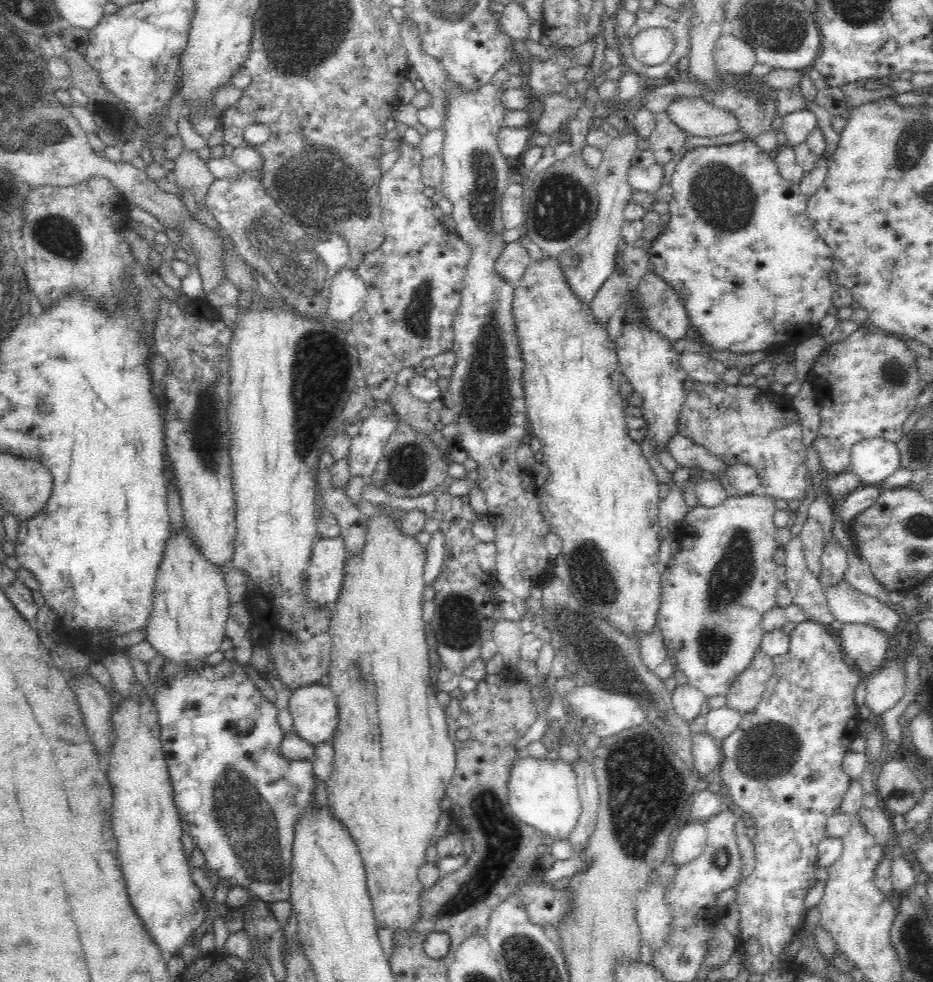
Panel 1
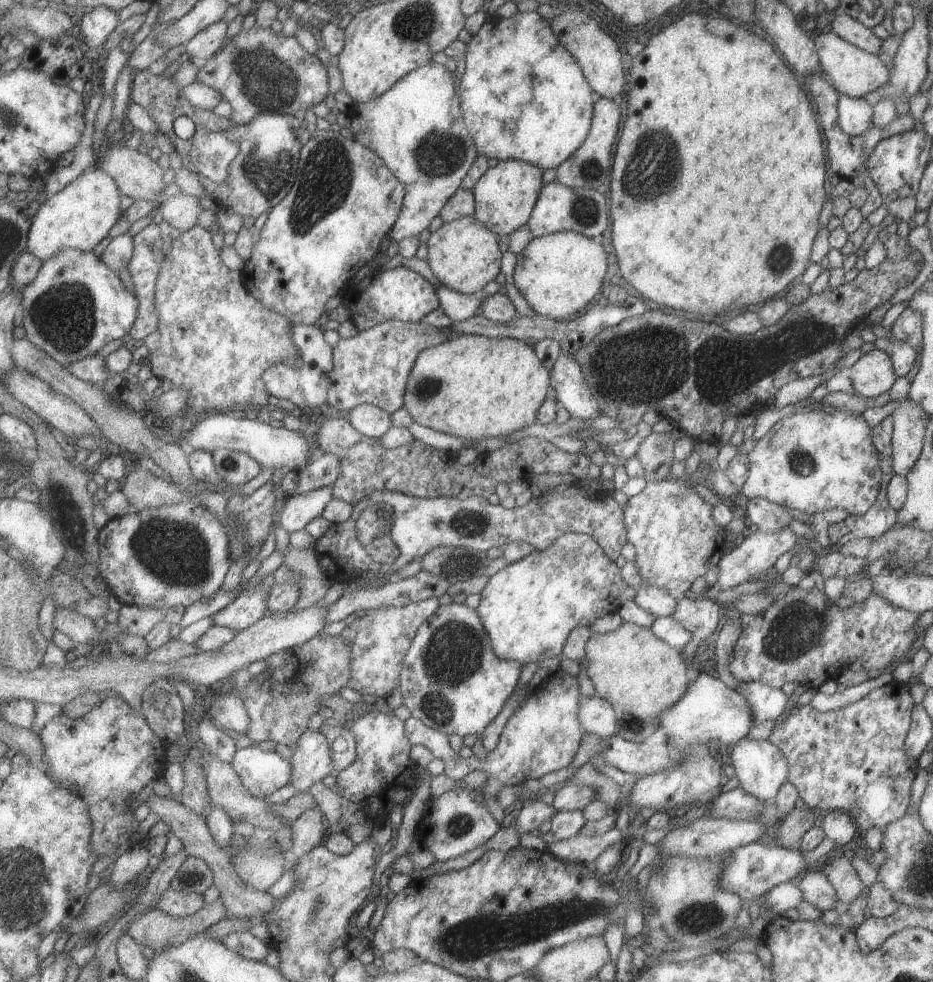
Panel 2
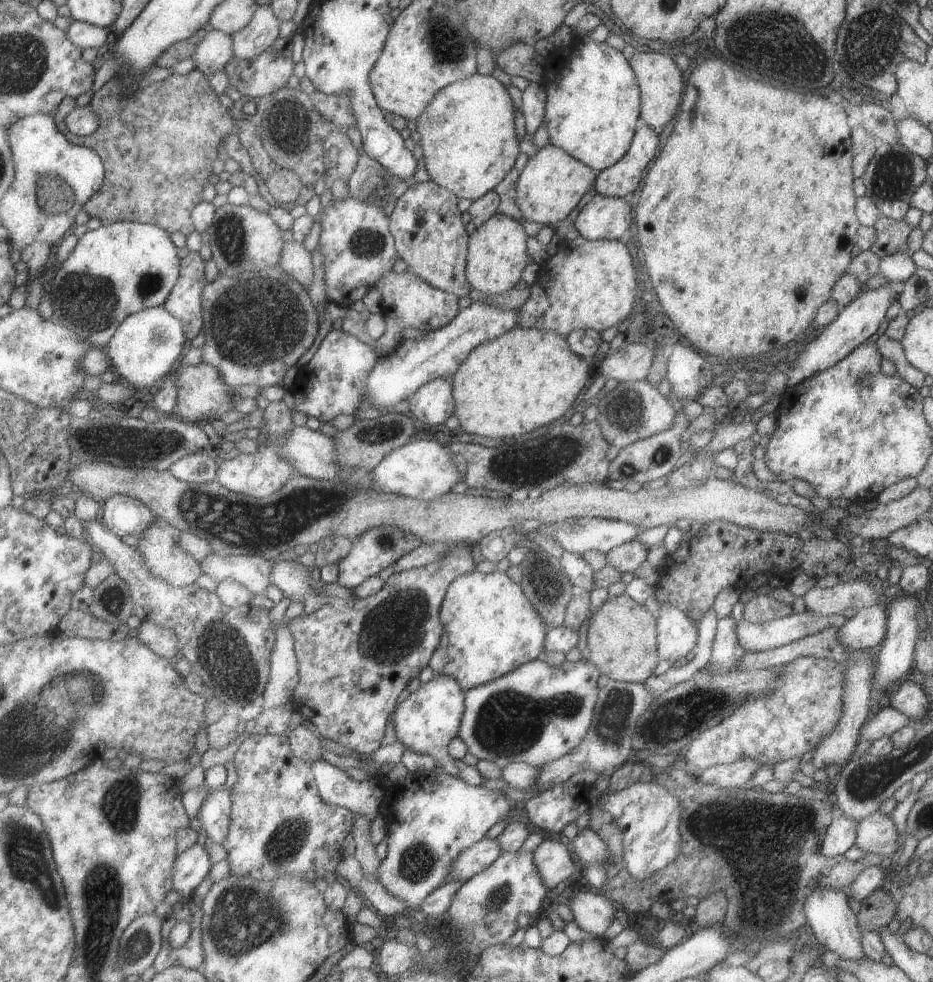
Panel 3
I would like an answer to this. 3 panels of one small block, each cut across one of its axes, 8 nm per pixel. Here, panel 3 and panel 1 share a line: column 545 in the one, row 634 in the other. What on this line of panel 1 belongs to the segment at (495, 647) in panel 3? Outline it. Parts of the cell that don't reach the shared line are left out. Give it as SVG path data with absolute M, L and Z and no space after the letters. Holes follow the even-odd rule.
M544 257L541 260L534 260L515 288L514 323L518 326L518 339L520 339L522 357L525 360L523 378L528 423L531 426L533 437L538 438L542 444L542 462L550 468L547 481L537 489L539 507L543 517L549 522L550 532L562 538L562 552L552 560L549 572L556 574L566 584L566 587L581 602L582 606L590 607L594 614L606 621L611 628L618 630L618 633L626 636L627 640L634 641L634 644L640 646L640 638L650 634L654 630L654 626L657 625L657 614L661 605L661 580L664 565L660 563L658 557L661 541L659 538L661 527L658 525L658 504L661 501L658 497L660 484L648 465L648 460L642 455L641 447L629 436L629 430L626 421L624 421L626 415L624 400L619 389L620 382L624 377L617 358L616 342L610 340L607 330L597 324L589 306L583 306L572 293L570 285L566 284L566 279L562 276L562 269L558 268L556 259Z

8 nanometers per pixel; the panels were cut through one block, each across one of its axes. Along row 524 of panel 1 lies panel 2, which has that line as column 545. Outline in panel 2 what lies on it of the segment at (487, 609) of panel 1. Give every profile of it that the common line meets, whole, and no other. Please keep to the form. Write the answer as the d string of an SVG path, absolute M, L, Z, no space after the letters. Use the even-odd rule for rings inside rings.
M337 414L331 419L320 418L320 424L319 442L322 449L335 456L335 460L341 464L341 475L333 484L334 495L353 506L375 491L425 498L487 499L490 492L496 492L498 484L513 486L517 481L530 481L536 474L560 474L559 468L569 470L569 474L575 475L576 482L581 483L589 478L587 467L591 462L586 454L571 454L547 443L541 437L525 437L507 443L497 451L481 454L474 463L464 465L453 452L435 449L418 439L402 447L385 448L381 439L359 432L349 419L341 415L339 419ZM558 460L563 460L561 466Z

